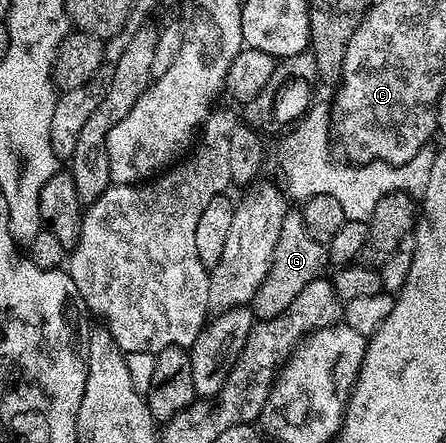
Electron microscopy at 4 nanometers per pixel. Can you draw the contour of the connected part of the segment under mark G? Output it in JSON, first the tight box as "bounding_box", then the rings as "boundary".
{"bounding_box":[251,210,329,321],"boundary":[[[289,210],[286,218],[282,218],[282,230],[278,233],[278,246],[274,246],[274,258],[262,286],[258,286],[258,294],[254,294],[251,302],[252,315],[257,321],[278,318],[310,282],[321,279],[325,275],[324,268],[329,267],[328,250],[325,245],[314,242],[306,230],[306,222],[299,210]]]}

